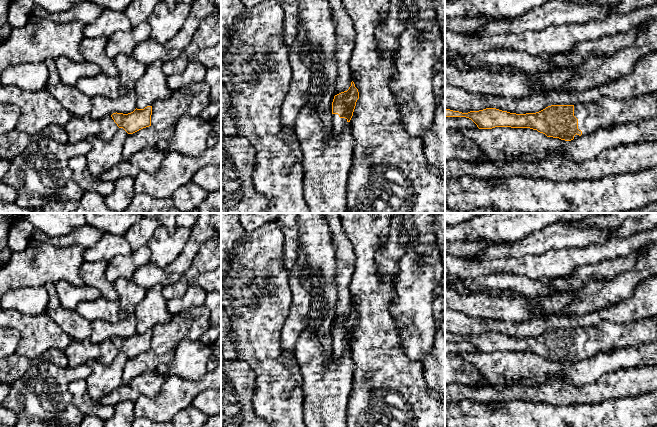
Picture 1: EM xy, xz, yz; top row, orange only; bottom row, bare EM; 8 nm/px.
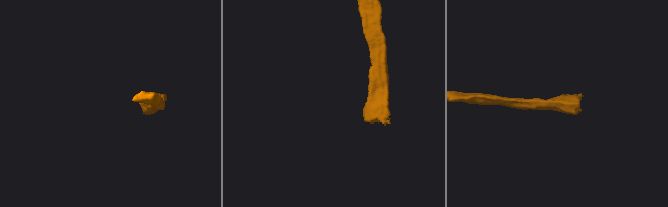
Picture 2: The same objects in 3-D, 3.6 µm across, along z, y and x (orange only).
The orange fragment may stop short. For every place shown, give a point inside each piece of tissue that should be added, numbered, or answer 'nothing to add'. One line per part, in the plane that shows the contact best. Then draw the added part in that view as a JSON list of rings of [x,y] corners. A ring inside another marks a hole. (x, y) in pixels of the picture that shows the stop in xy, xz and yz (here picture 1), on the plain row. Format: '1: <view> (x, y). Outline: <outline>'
1: yz (606, 336). Outline: [[[648,317],[626,324],[604,320],[592,327],[575,328],[574,340],[578,343],[581,360],[640,343],[652,343],[657,341],[657,318]]]

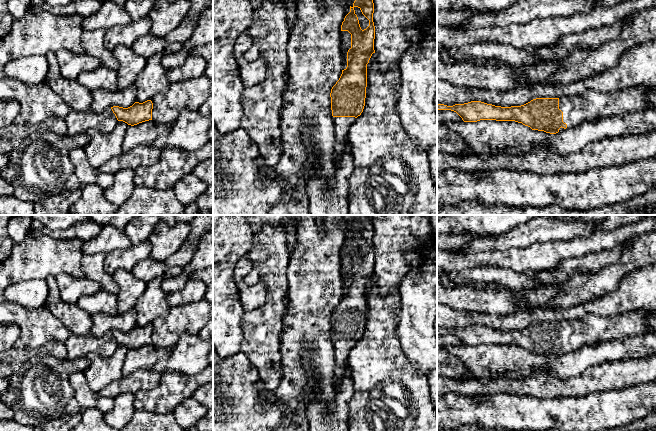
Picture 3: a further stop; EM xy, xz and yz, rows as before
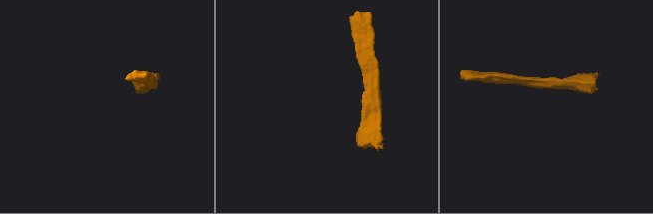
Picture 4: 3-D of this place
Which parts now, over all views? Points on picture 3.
1: yz (591, 329). Outline: [[[640,310],[611,317],[589,313],[577,320],[560,321],[559,333],[563,336],[566,353],[572,353],[584,346],[643,334],[648,329],[647,321],[655,316]]]

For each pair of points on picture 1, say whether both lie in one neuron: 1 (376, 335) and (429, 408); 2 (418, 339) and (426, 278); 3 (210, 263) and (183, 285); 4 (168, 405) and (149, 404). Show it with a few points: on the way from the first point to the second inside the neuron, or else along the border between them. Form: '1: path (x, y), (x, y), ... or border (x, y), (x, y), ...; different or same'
1: path (378, 353), (411, 386), (411, 390); same
2: path (418, 324), (418, 293); same
3: path (202, 263), (187, 277); same
4: path (163, 405), (154, 405); same

